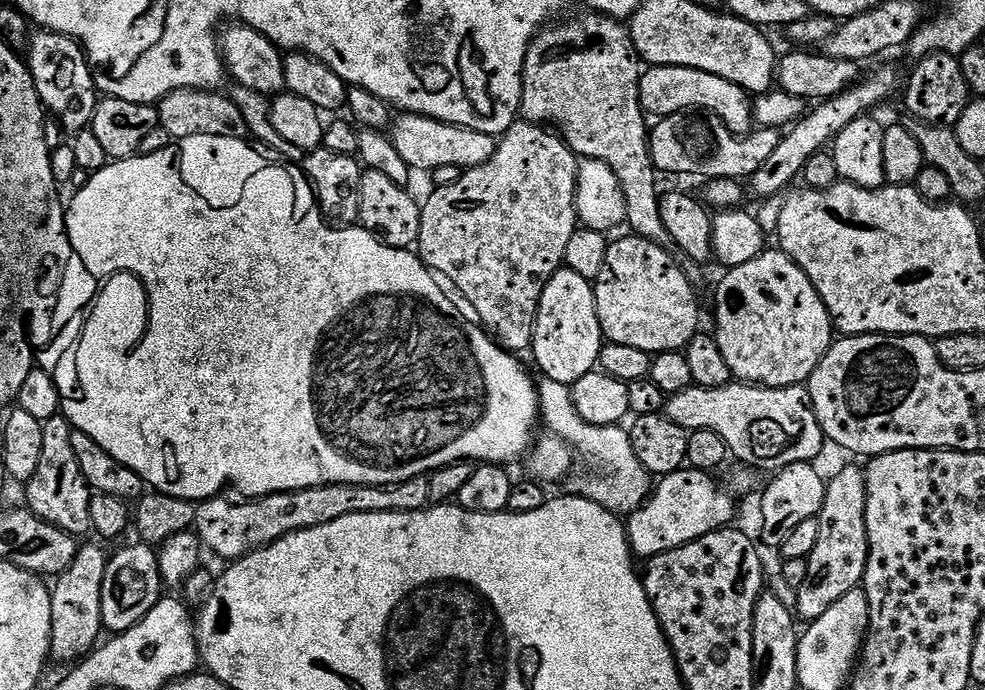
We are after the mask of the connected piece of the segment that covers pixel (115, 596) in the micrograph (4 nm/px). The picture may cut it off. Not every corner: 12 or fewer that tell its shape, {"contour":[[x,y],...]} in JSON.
{"contour":[[139,542],[107,561],[101,618],[133,628],[162,599],[157,553]]}

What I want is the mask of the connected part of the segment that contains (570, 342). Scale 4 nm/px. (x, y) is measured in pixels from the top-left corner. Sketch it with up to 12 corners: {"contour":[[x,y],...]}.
{"contour":[[567,266],[544,283],[530,352],[571,386],[597,367],[593,281]]}

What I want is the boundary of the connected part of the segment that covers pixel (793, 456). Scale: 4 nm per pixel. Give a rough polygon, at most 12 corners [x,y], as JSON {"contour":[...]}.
{"contour":[[689,386],[667,419],[717,432],[760,470],[826,444],[807,387]]}

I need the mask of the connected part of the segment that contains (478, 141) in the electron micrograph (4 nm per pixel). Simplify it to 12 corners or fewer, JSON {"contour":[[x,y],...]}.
{"contour":[[419,114],[390,131],[409,169],[477,168],[497,137]]}

